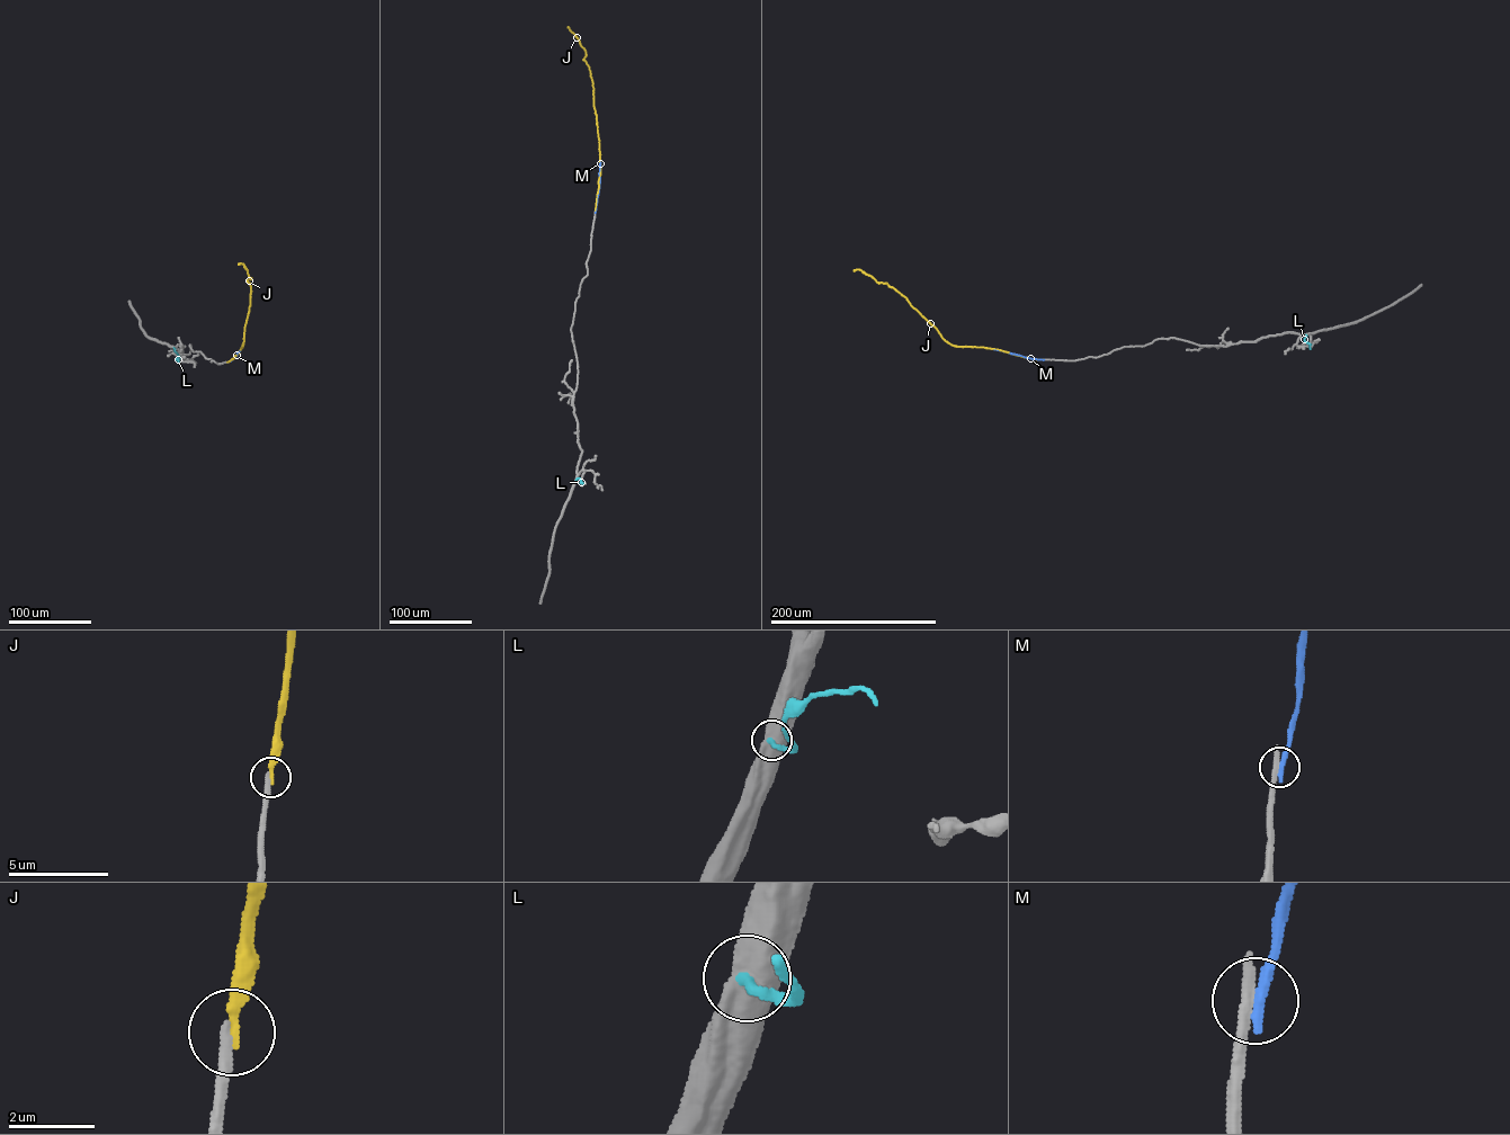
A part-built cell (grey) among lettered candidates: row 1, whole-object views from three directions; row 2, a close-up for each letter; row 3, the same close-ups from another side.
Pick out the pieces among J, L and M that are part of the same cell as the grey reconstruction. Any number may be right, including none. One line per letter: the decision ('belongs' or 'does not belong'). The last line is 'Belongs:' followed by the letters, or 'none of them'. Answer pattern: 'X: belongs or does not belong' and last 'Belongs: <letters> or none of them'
J: belongs
L: does not belong
M: does not belong
Belongs: J

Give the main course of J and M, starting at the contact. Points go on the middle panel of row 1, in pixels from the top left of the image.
J: (595, 212), (600, 152), (592, 83), (583, 60), (586, 52), (568, 27)
M: (595, 212), (600, 161)

